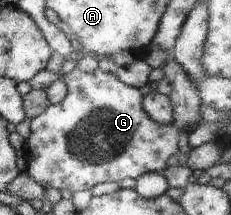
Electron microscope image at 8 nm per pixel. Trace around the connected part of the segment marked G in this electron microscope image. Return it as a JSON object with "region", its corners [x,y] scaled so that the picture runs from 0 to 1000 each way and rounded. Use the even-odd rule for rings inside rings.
{"region":[[[338,312],[312,335],[286,344],[273,381],[290,405],[286,456],[268,474],[247,484],[216,484],[208,502],[177,530],[165,530],[139,553],[139,581],[130,595],[130,642],[113,656],[108,693],[113,707],[95,740],[117,758],[117,809],[139,828],[156,856],[173,856],[190,884],[212,874],[238,874],[242,884],[303,884],[303,893],[333,898],[359,884],[394,884],[411,860],[450,847],[524,847],[554,828],[580,833],[584,842],[641,800],[701,800],[719,791],[719,753],[745,716],[762,716],[775,688],[771,605],[745,586],[693,586],[675,577],[619,502],[619,442],[606,414],[580,409],[519,381],[502,363],[498,344],[446,335],[437,321],[416,321],[407,335],[364,335]]]}

